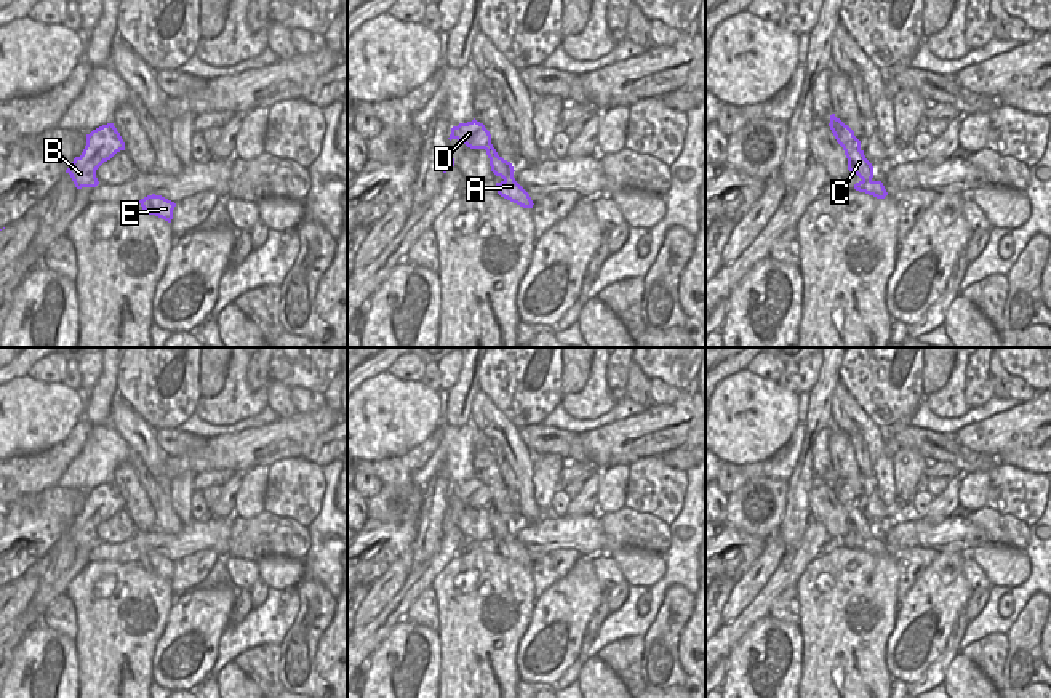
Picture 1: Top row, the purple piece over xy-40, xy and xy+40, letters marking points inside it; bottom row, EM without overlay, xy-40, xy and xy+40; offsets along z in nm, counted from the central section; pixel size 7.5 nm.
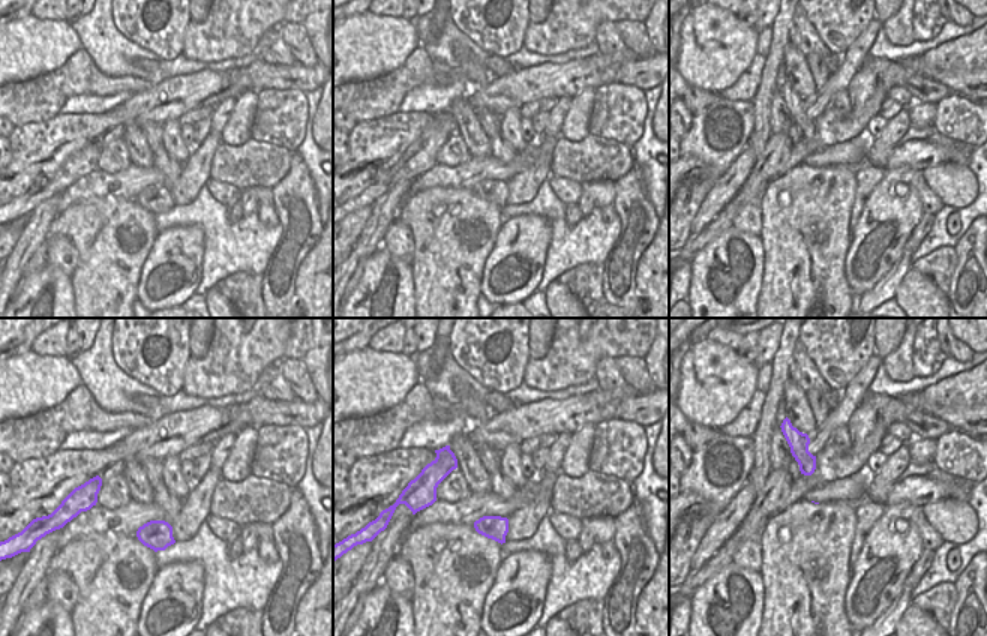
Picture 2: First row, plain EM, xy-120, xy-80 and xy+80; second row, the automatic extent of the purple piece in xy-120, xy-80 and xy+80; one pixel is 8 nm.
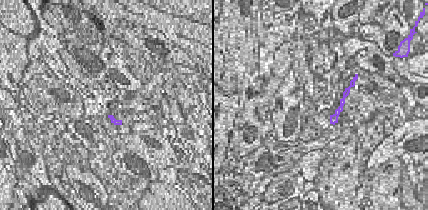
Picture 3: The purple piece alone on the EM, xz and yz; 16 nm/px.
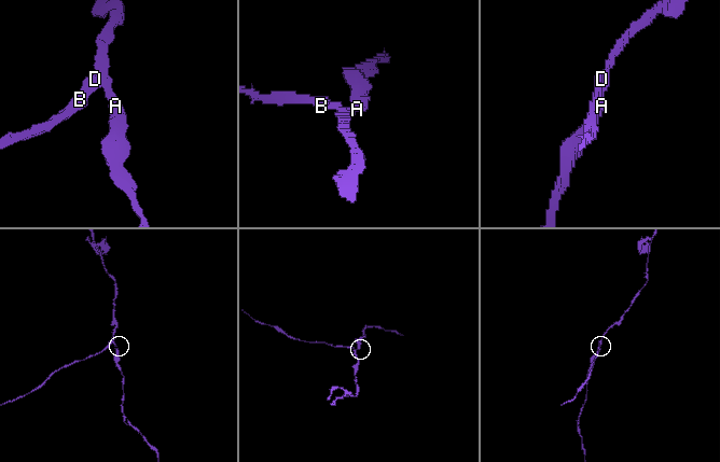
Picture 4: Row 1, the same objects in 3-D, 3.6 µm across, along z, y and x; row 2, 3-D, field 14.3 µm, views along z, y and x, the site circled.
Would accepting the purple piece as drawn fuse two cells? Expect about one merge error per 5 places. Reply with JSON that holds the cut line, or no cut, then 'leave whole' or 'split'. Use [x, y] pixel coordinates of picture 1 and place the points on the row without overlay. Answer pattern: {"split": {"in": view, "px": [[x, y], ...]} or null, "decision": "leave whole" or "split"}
{"split": {"in": "xy+40", "px": [[856, 497], [843, 506]]}, "decision": "split"}

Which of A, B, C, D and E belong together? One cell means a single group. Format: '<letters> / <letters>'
A C E / B D

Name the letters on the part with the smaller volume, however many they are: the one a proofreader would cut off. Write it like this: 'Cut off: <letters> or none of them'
Cut off: B, D.

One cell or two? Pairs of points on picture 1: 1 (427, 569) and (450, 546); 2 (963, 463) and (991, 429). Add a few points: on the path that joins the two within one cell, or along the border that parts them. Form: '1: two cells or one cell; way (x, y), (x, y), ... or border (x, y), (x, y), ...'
1: one cell; way (432, 564), (445, 551)
2: two cells; border (952, 434), (960, 444), (995, 458)

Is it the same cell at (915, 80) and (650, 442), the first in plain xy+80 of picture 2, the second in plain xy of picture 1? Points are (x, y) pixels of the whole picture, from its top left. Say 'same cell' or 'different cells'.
different cells

